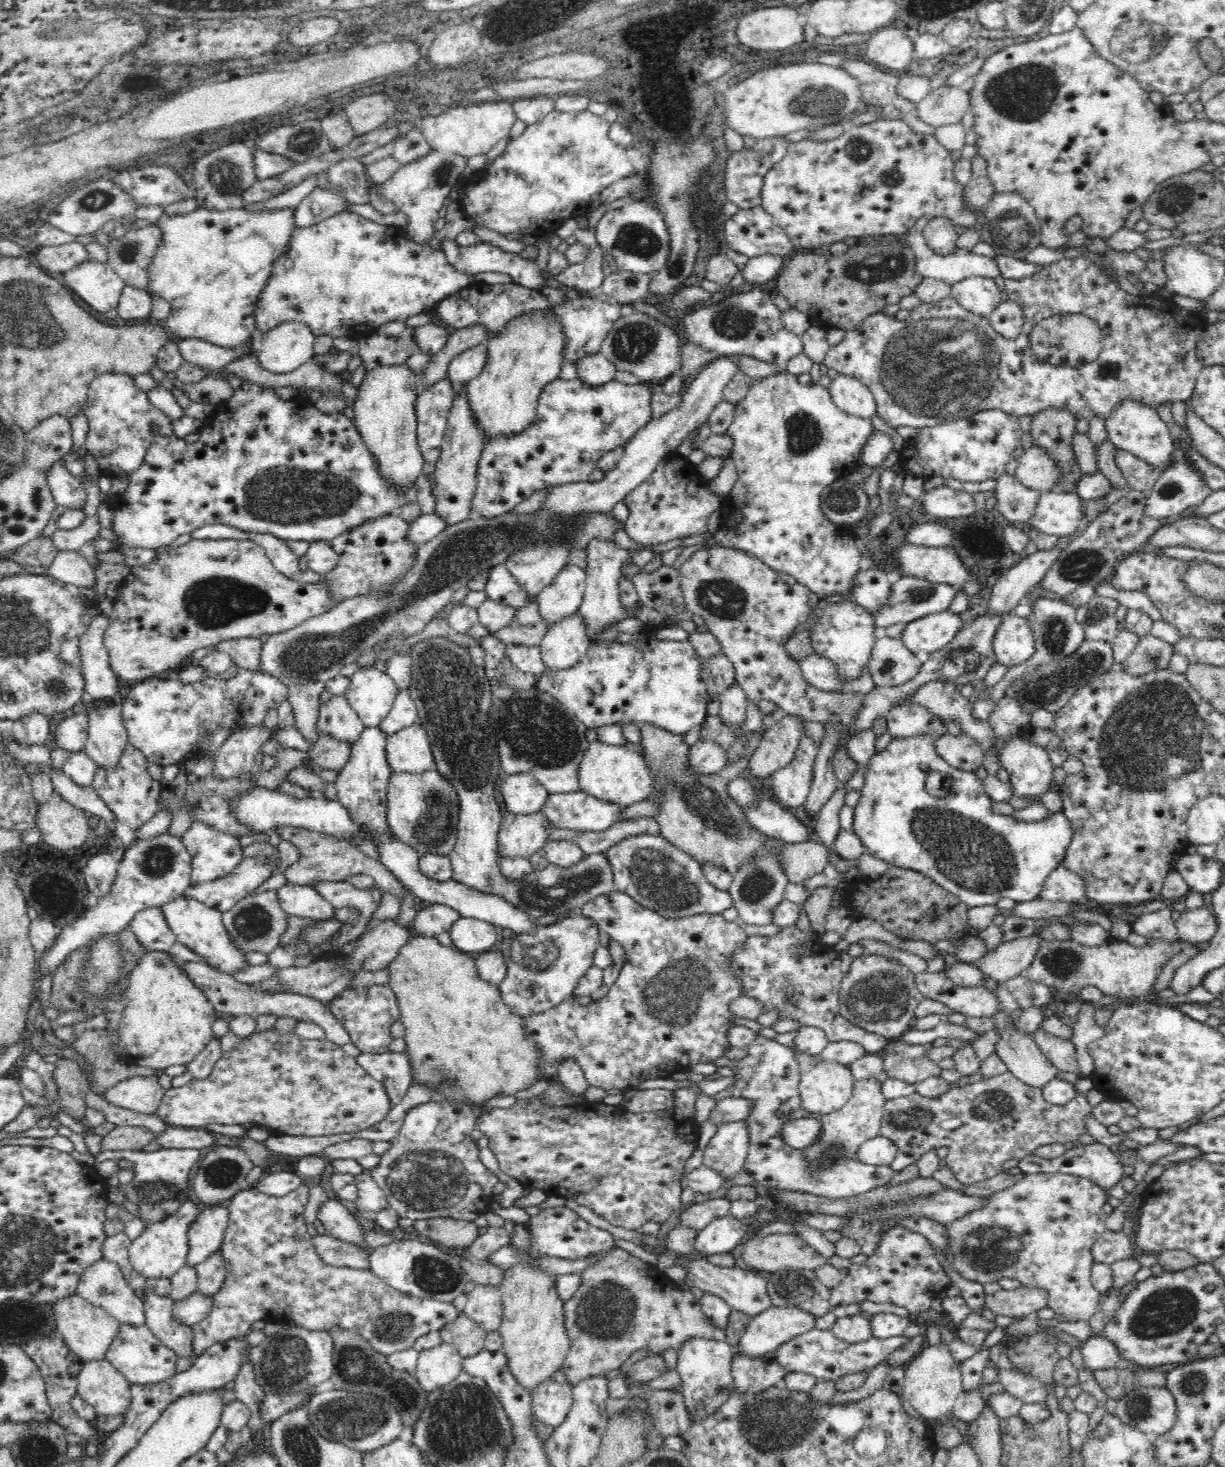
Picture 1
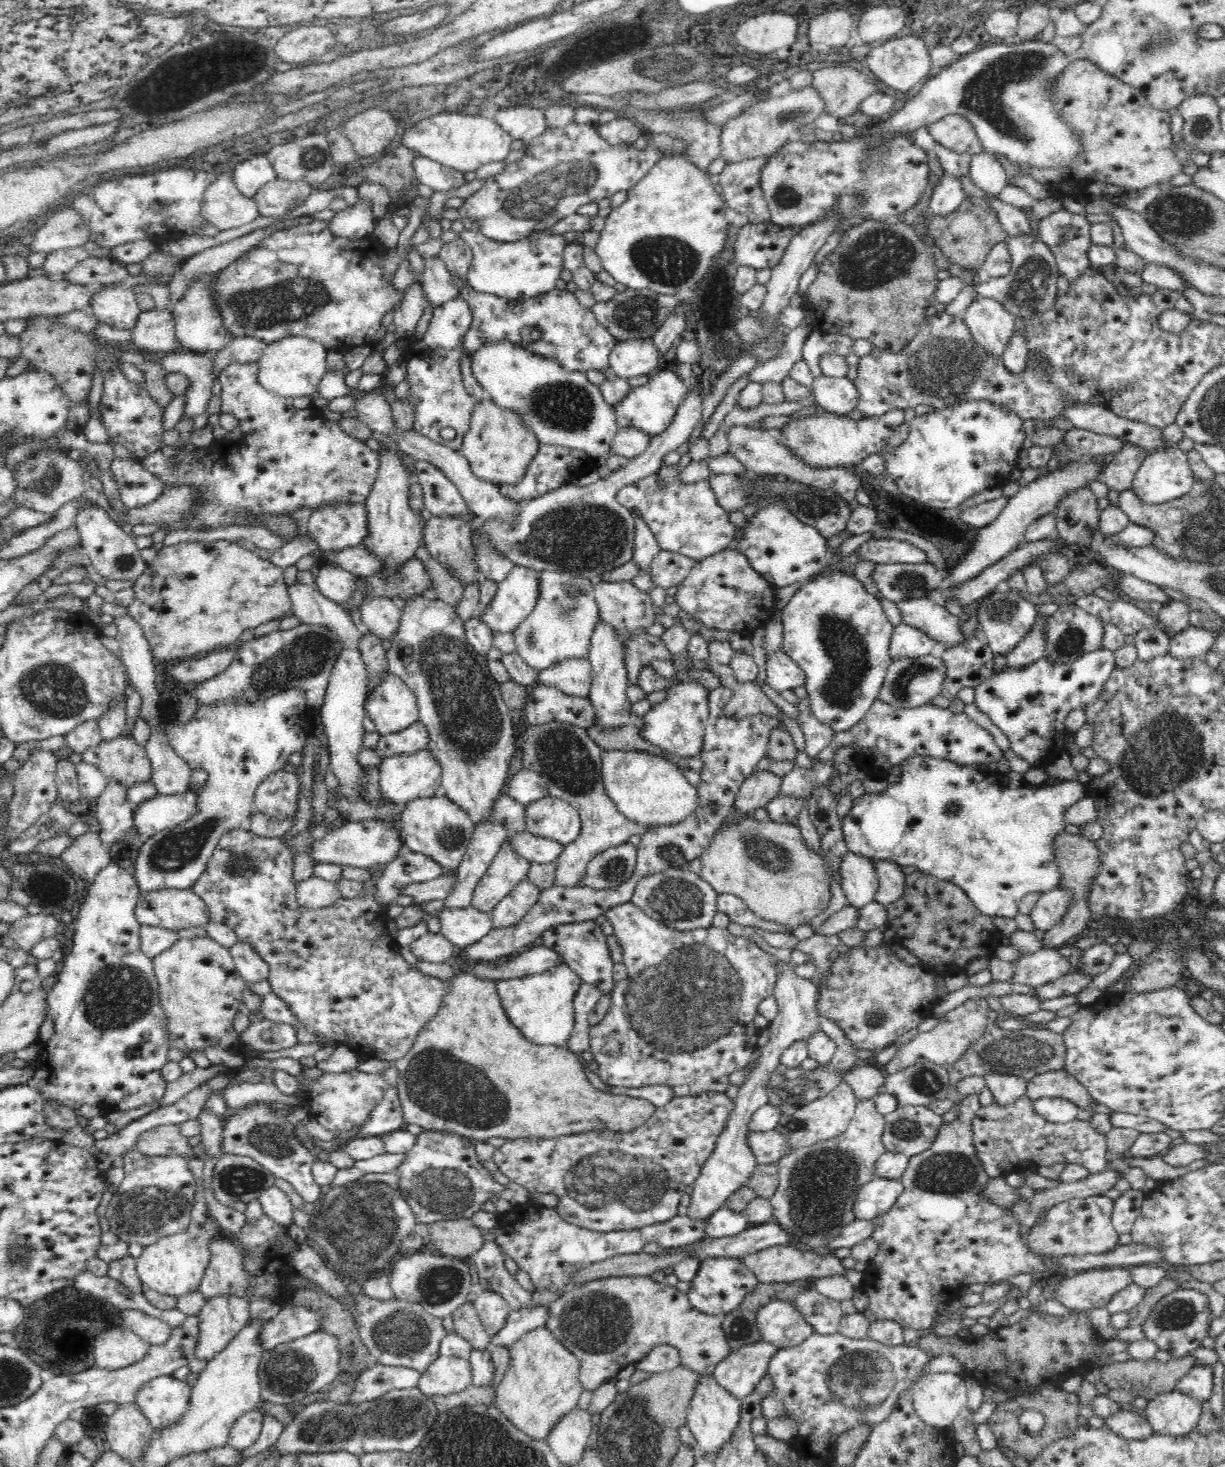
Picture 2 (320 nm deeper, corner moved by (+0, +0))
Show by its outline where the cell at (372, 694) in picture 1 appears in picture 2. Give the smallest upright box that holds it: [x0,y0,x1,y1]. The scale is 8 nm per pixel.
[365,672,419,736]

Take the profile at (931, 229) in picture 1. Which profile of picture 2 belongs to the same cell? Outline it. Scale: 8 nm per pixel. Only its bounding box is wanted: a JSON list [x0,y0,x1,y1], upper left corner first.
[930,173,967,216]

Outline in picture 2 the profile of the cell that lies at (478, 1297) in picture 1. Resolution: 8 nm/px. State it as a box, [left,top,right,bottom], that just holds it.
[473,1289,511,1335]

